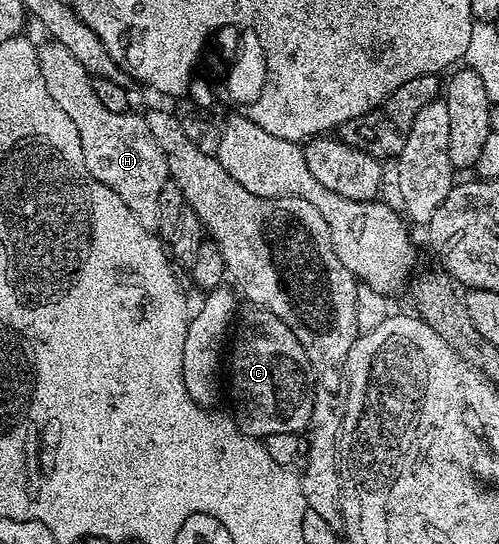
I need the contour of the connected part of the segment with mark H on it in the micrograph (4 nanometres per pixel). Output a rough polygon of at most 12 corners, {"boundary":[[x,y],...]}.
{"boundary":[[61,42],[36,51],[90,176],[159,231],[168,165],[144,114],[110,112]]}

